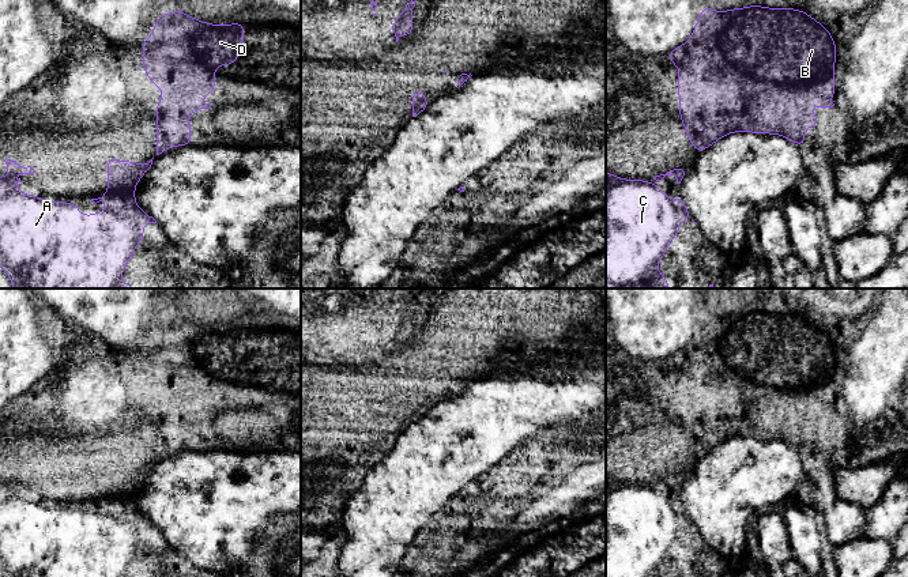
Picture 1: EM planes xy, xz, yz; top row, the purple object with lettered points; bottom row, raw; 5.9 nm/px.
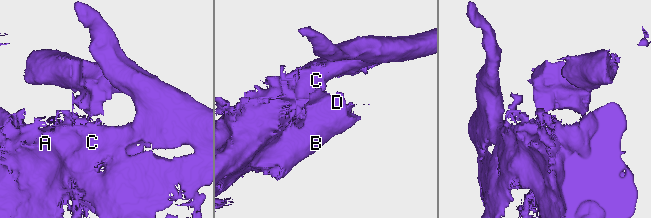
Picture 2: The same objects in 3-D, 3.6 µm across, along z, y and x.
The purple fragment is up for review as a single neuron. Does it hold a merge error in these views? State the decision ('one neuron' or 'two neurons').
two neurons

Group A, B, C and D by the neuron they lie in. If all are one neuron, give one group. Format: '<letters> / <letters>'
A C / B D

